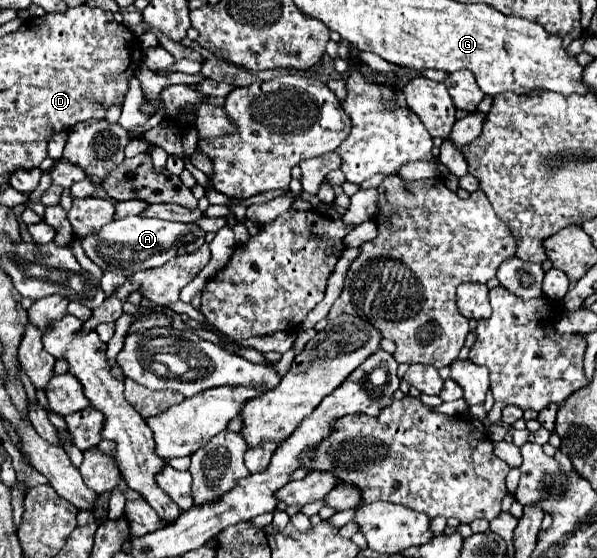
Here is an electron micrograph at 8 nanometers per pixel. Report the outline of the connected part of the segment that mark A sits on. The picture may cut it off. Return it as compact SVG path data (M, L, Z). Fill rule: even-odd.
M141 215L111 221L111 225L103 225L103 229L99 229L97 235L91 233L81 241L85 255L95 265L99 265L103 271L101 289L107 295L111 295L115 291L115 287L119 287L129 275L135 275L137 271L159 267L177 255L199 249L203 243L205 243L205 233L195 223L175 223L175 221L163 221L163 219L149 219L149 217L141 217ZM101 247L119 247L119 251L117 251L117 255L113 253L111 259L97 257Z

